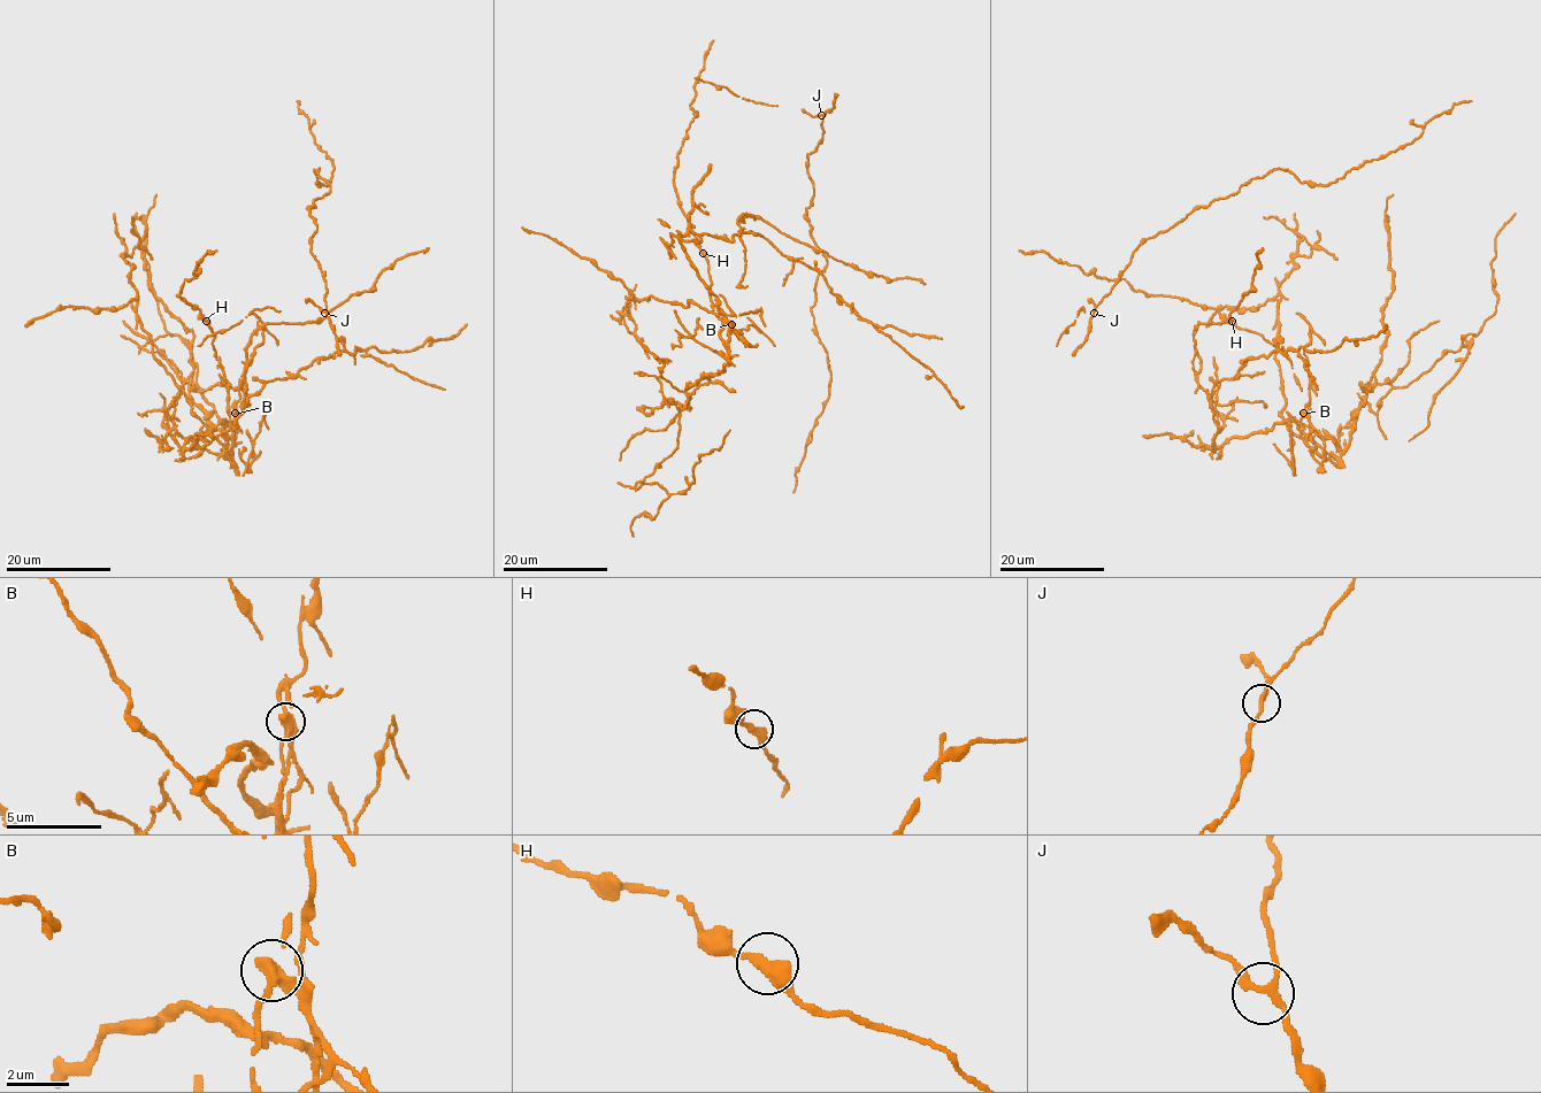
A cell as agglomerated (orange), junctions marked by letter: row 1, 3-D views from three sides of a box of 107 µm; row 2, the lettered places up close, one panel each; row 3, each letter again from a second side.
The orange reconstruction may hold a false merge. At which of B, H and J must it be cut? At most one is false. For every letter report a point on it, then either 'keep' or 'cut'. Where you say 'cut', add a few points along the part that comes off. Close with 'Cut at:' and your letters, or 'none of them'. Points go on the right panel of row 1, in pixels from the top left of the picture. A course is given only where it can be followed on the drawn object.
B: at (1303, 413); cut; foreign part runs (1302, 414), (1336, 463), (1333, 440), (1289, 420), (1210, 447), (1213, 386), (1250, 358), (1387, 324)
H: at (1232, 321); keep
J: at (1094, 313); keep
Cut at: B

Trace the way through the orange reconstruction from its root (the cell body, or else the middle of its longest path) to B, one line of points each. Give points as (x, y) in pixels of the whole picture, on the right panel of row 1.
B: (1213, 443), (1220, 447), (1293, 420), (1333, 440), (1336, 463), (1304, 440), (1302, 414)

